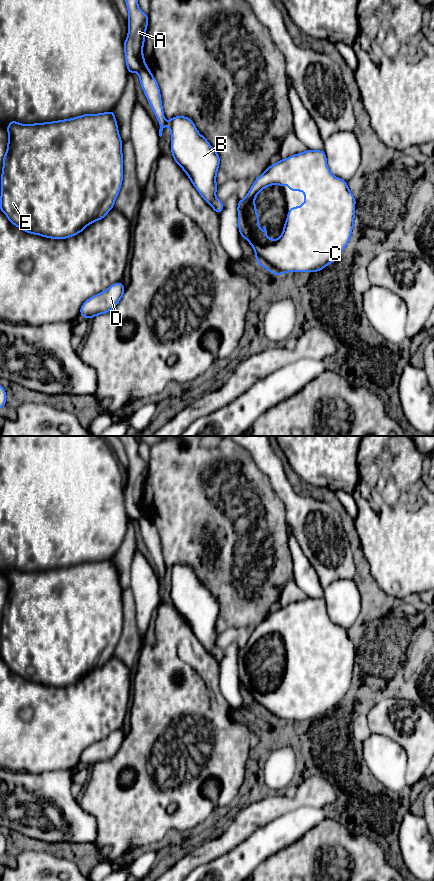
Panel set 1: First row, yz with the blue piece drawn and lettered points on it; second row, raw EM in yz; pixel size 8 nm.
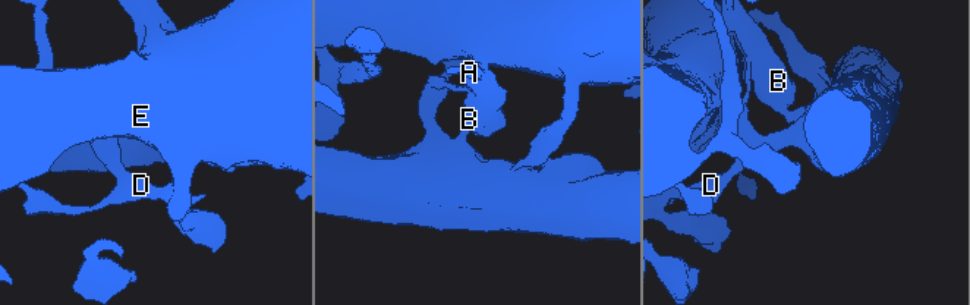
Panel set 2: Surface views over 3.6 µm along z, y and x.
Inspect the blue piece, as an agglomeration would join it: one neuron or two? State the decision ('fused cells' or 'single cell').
fused cells

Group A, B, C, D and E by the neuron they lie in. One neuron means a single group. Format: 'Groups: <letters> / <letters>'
Groups: A B E / C D

